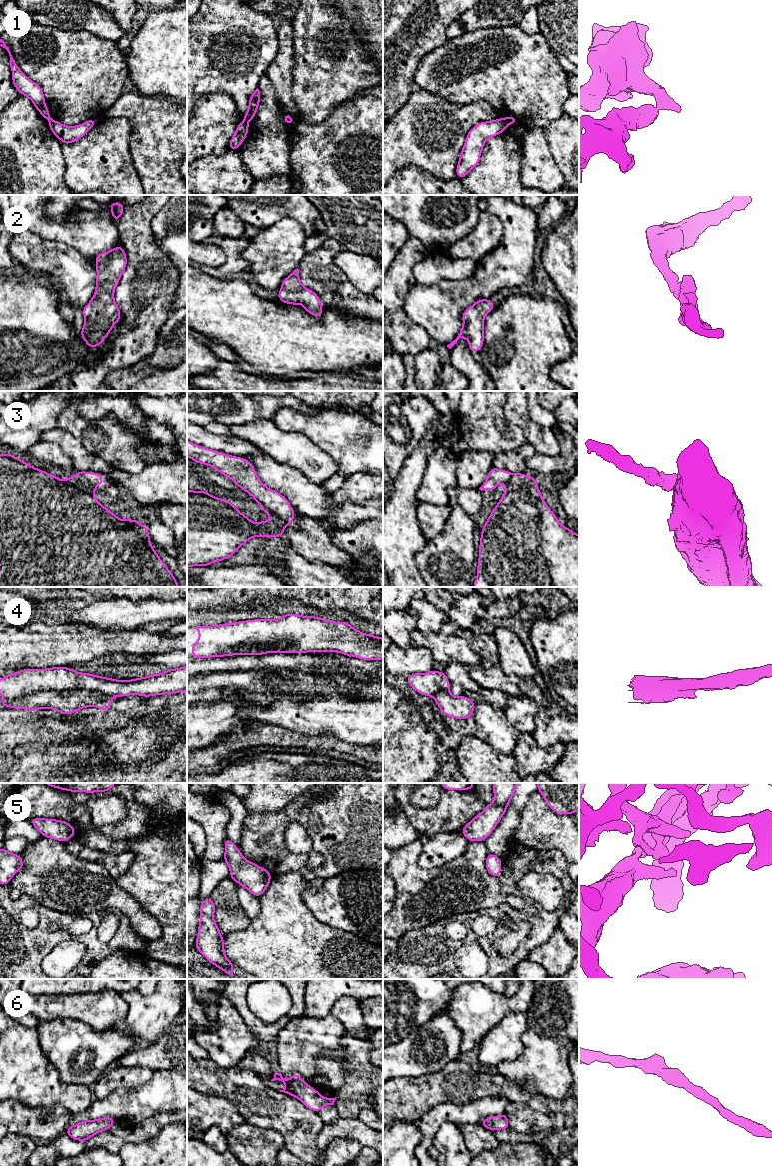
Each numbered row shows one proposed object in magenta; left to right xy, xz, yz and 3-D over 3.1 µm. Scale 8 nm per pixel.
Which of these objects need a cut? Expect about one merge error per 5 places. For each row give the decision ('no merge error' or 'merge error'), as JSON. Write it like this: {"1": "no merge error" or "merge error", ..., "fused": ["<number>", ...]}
{"1": "merge error", "2": "no merge error", "3": "no merge error", "4": "merge error", "5": "no merge error", "6": "no merge error", "fused": ["1", "4"]}

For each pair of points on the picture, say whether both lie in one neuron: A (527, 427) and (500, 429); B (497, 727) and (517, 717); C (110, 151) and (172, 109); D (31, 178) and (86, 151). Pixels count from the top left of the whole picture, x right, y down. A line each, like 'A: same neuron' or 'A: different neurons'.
A: different neurons
B: different neurons
C: different neurons
D: different neurons

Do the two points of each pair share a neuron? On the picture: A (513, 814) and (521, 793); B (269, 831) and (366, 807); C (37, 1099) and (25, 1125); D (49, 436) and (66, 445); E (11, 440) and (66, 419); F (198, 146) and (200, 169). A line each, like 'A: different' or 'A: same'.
A: same
B: same
C: different
D: same
E: different
F: different

